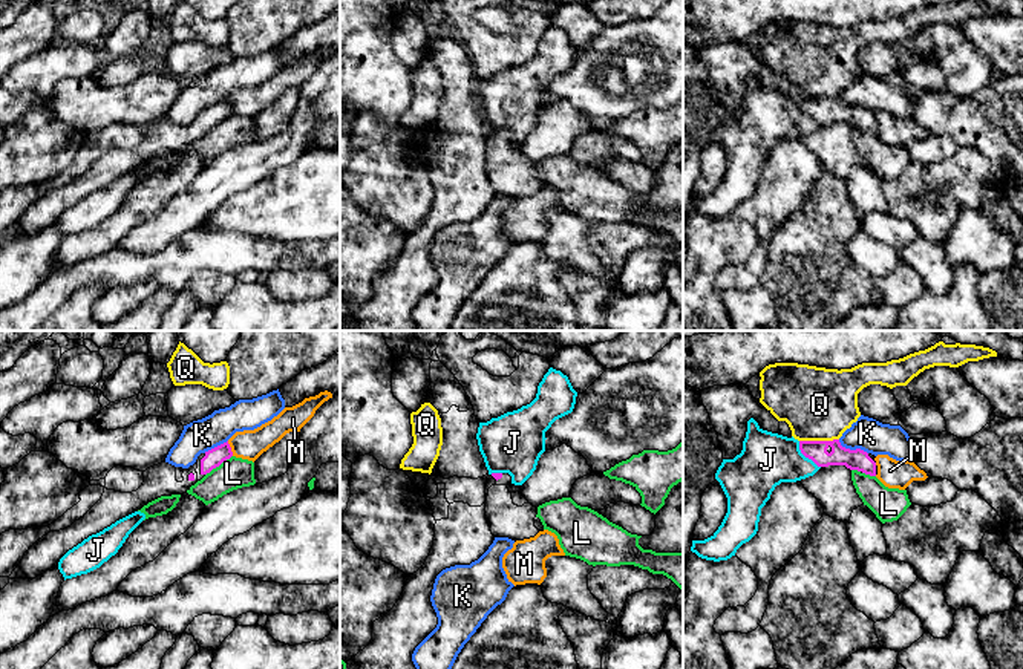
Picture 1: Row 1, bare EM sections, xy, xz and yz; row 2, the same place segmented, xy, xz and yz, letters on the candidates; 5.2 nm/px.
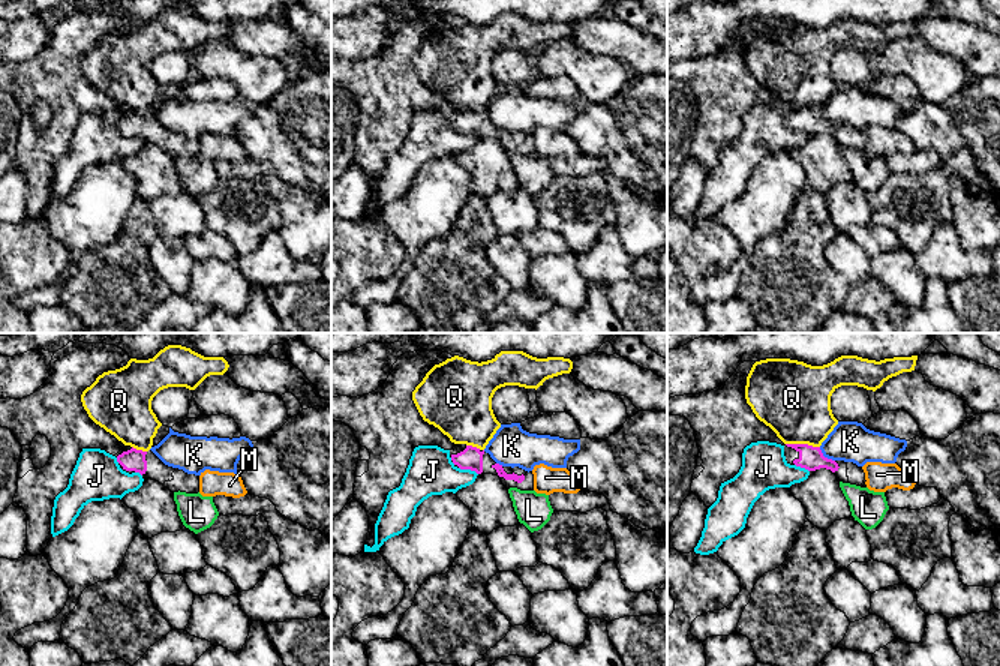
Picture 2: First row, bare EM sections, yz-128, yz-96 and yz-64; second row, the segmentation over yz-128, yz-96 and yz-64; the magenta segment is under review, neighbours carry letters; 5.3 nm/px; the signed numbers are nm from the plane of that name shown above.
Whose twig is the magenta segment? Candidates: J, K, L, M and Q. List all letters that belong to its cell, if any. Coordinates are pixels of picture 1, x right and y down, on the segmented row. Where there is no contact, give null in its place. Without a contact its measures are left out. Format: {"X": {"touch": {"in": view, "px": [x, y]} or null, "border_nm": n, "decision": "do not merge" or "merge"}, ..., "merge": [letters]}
{"J": {"touch": {"in": "yz", "px": [806, 456]}, "border_nm": 180, "decision": "do not merge"}, "K": {"touch": {"in": "yz", "px": [852, 450]}, "border_nm": 180, "decision": "do not merge"}, "L": {"touch": {"in": "xy", "px": [218, 466]}, "border_nm": 180, "decision": "do not merge"}, "M": {"touch": {"in": "xy", "px": [230, 449]}, "border_nm": 90, "decision": "do not merge"}, "Q": {"touch": {"in": "yz", "px": [818, 441]}, "border_nm": 200, "decision": "do not merge"}, "merge": []}

